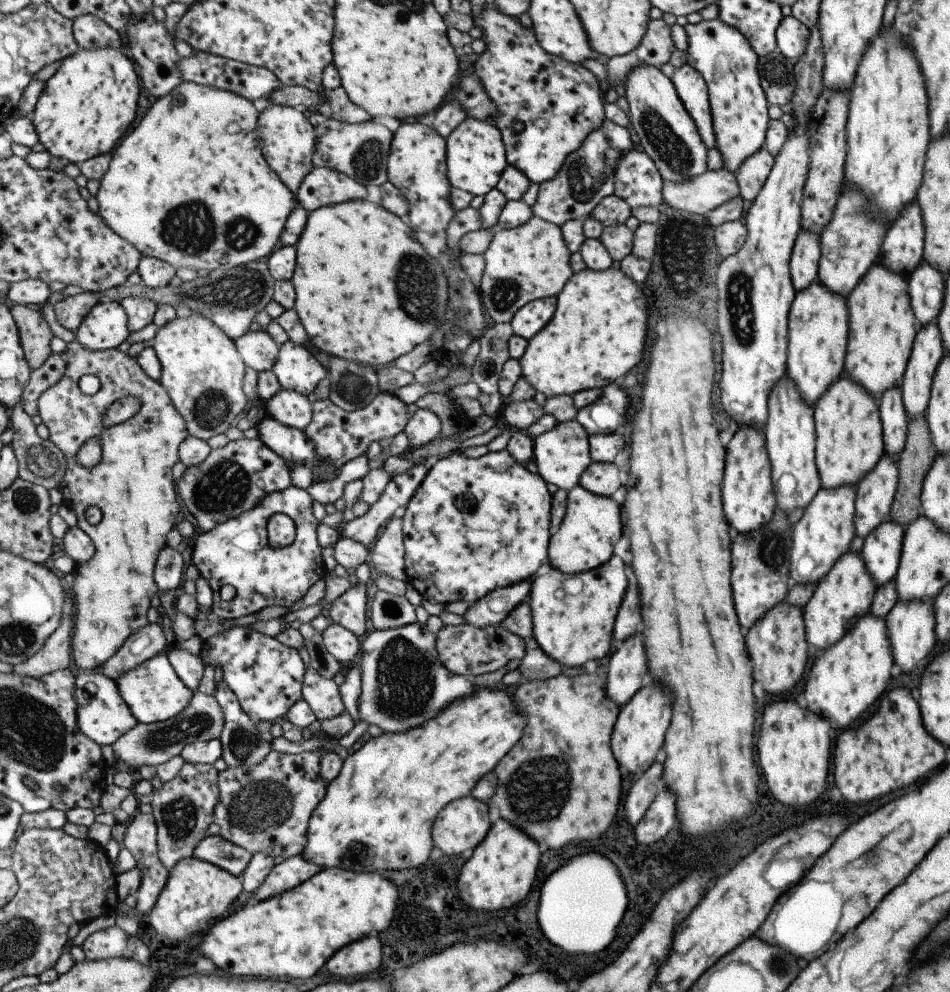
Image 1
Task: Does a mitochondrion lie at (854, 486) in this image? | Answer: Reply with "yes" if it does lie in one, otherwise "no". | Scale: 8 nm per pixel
no

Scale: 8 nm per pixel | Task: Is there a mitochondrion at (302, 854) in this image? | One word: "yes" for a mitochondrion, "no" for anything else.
no

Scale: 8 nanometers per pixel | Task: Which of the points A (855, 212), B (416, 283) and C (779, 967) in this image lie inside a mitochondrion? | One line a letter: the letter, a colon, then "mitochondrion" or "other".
A: mitochondrion
B: mitochondrion
C: mitochondrion

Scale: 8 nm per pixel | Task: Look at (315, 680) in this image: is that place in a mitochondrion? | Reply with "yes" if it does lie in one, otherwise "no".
no

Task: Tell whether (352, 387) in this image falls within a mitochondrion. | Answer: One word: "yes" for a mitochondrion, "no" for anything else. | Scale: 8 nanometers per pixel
yes

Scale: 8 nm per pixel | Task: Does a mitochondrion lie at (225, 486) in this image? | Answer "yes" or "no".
yes

